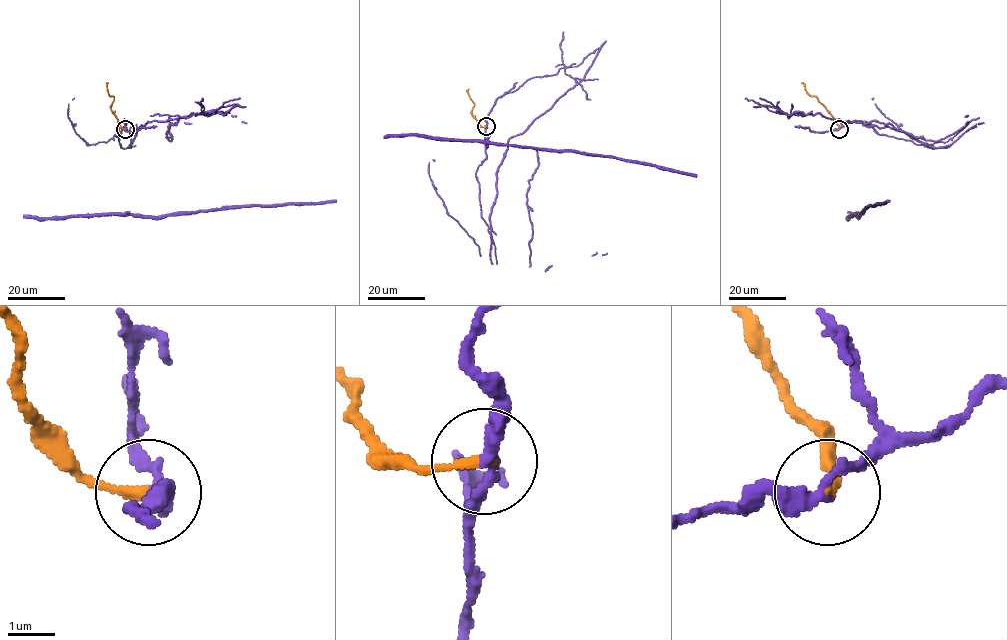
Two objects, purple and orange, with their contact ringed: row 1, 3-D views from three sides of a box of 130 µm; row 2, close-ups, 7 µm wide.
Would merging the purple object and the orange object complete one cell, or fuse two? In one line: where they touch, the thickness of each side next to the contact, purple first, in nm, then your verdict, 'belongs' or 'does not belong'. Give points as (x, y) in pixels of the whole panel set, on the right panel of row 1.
(839, 129) | 260/200 nm | does not belong

